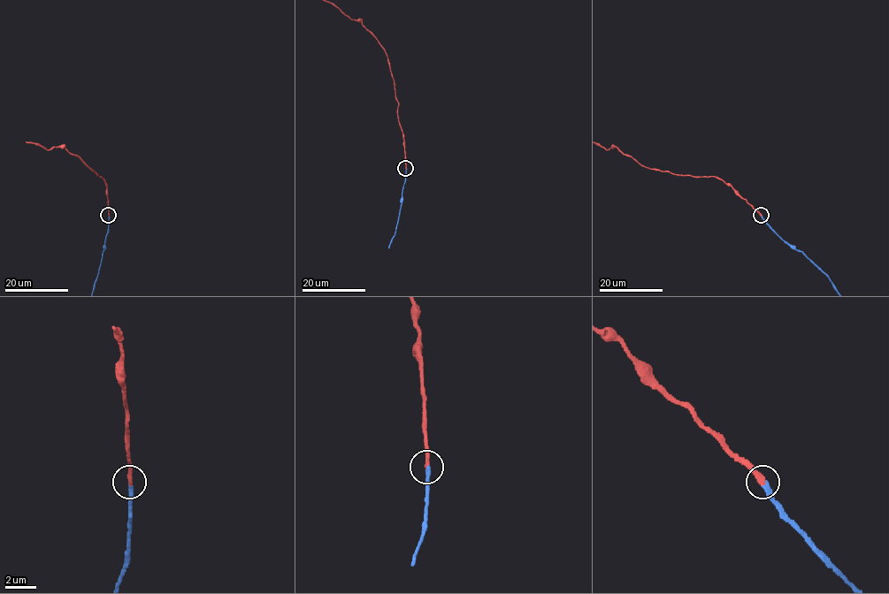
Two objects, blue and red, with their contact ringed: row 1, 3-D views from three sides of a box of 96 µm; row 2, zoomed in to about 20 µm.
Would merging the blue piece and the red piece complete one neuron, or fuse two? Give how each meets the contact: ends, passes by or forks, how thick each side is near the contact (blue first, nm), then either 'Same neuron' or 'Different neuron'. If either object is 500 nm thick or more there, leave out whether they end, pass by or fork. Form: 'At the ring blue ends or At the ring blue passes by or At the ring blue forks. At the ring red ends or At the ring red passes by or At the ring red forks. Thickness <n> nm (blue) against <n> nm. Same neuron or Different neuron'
At the ring blue ends. At the ring red ends. Thickness 280 nm (blue) against 360 nm. Same neuron

